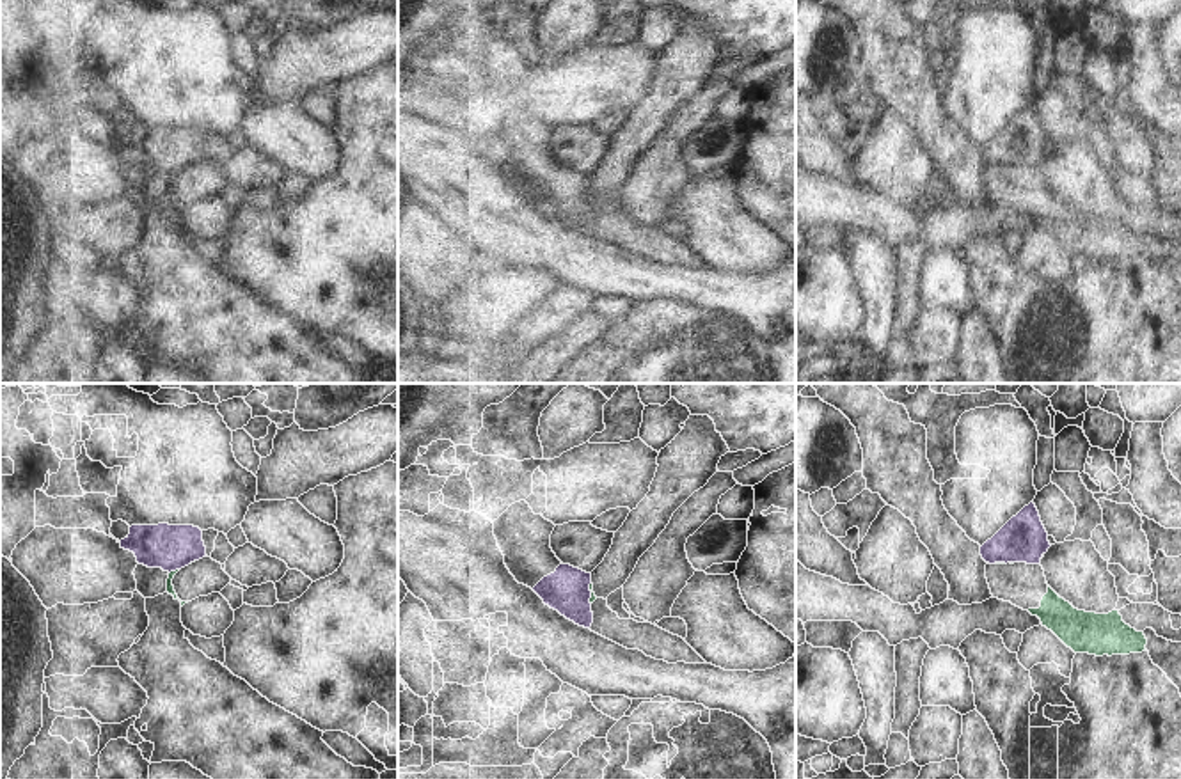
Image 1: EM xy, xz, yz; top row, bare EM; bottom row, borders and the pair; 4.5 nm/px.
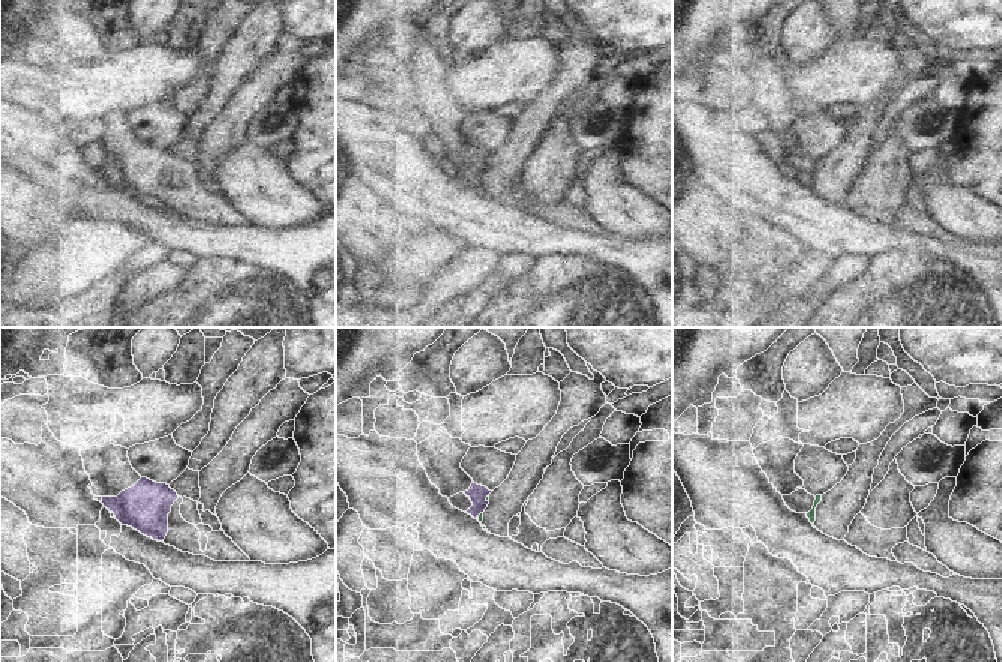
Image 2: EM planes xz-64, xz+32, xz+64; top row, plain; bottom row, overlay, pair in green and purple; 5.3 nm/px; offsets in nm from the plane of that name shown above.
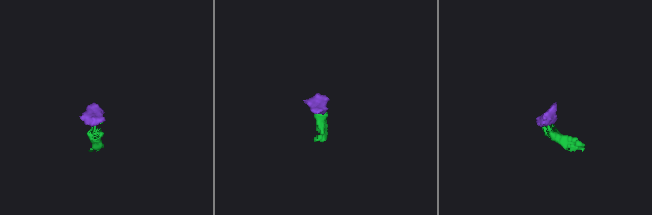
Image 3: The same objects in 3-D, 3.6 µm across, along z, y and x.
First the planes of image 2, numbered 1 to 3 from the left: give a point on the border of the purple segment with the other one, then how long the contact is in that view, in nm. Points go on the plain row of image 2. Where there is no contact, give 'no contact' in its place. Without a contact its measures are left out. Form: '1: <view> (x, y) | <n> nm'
1: no contact
2: xz+32 (486, 162) | 50 nm
3: no contact

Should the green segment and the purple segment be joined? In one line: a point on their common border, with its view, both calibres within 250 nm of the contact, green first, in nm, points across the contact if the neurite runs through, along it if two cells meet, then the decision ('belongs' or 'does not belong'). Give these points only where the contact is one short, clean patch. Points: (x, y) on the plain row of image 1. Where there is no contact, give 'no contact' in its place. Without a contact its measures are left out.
meets green in xy at (173, 174); 30 nm thick on the green side, 200 nm on the other; border along xy (178, 171), (169, 176); does not belong

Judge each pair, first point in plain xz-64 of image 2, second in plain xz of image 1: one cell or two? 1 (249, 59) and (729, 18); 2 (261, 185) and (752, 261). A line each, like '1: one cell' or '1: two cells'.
1: two cells
2: one cell

